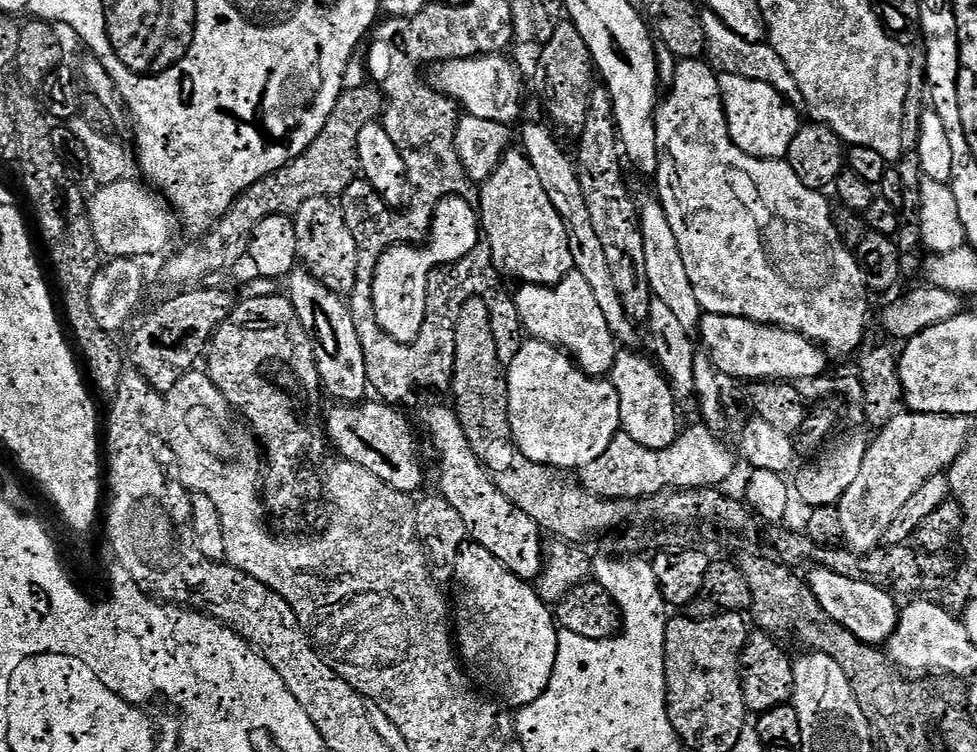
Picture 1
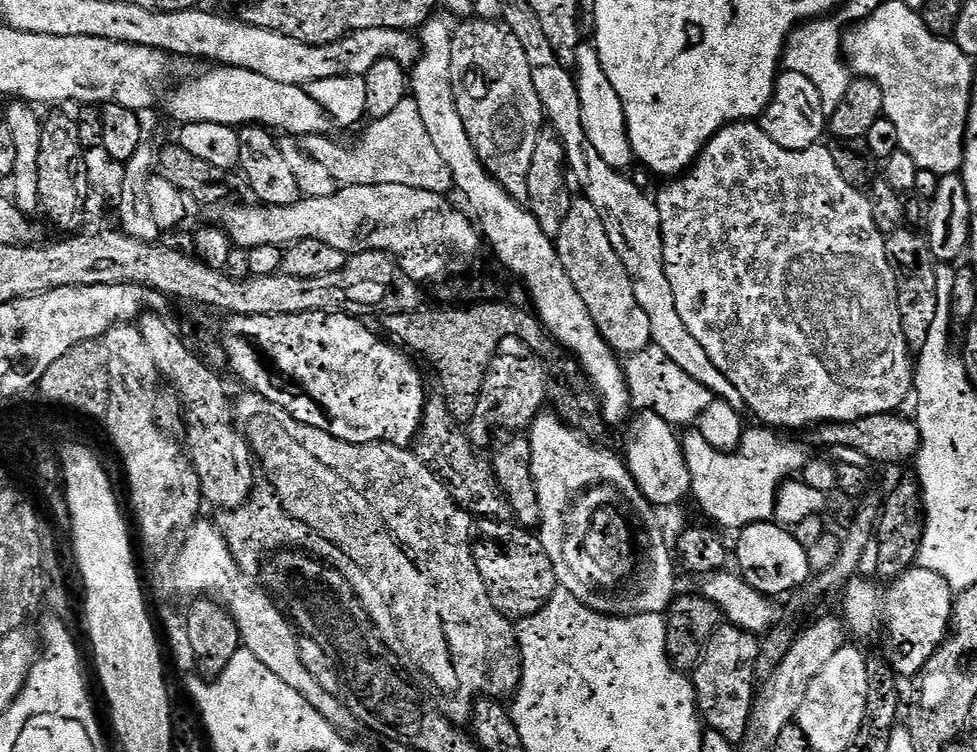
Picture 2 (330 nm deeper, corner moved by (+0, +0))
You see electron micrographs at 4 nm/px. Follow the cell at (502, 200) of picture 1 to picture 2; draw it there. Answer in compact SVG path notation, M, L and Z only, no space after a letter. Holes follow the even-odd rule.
M471 18L465 19L459 26L461 28L457 27L455 29L452 38L452 89L454 90L458 112L462 114L462 122L466 126L466 134L470 134L470 140L474 142L474 148L485 170L499 182L502 188L514 200L527 201L529 199L528 179L530 178L530 162L534 162L534 150L538 146L540 133L545 127L546 117L542 102L538 98L538 90L534 90L534 78L530 78L530 62L526 62L526 50L522 50L522 42L518 42L518 34L514 34L514 30L510 30L507 24L499 20L488 21Z

